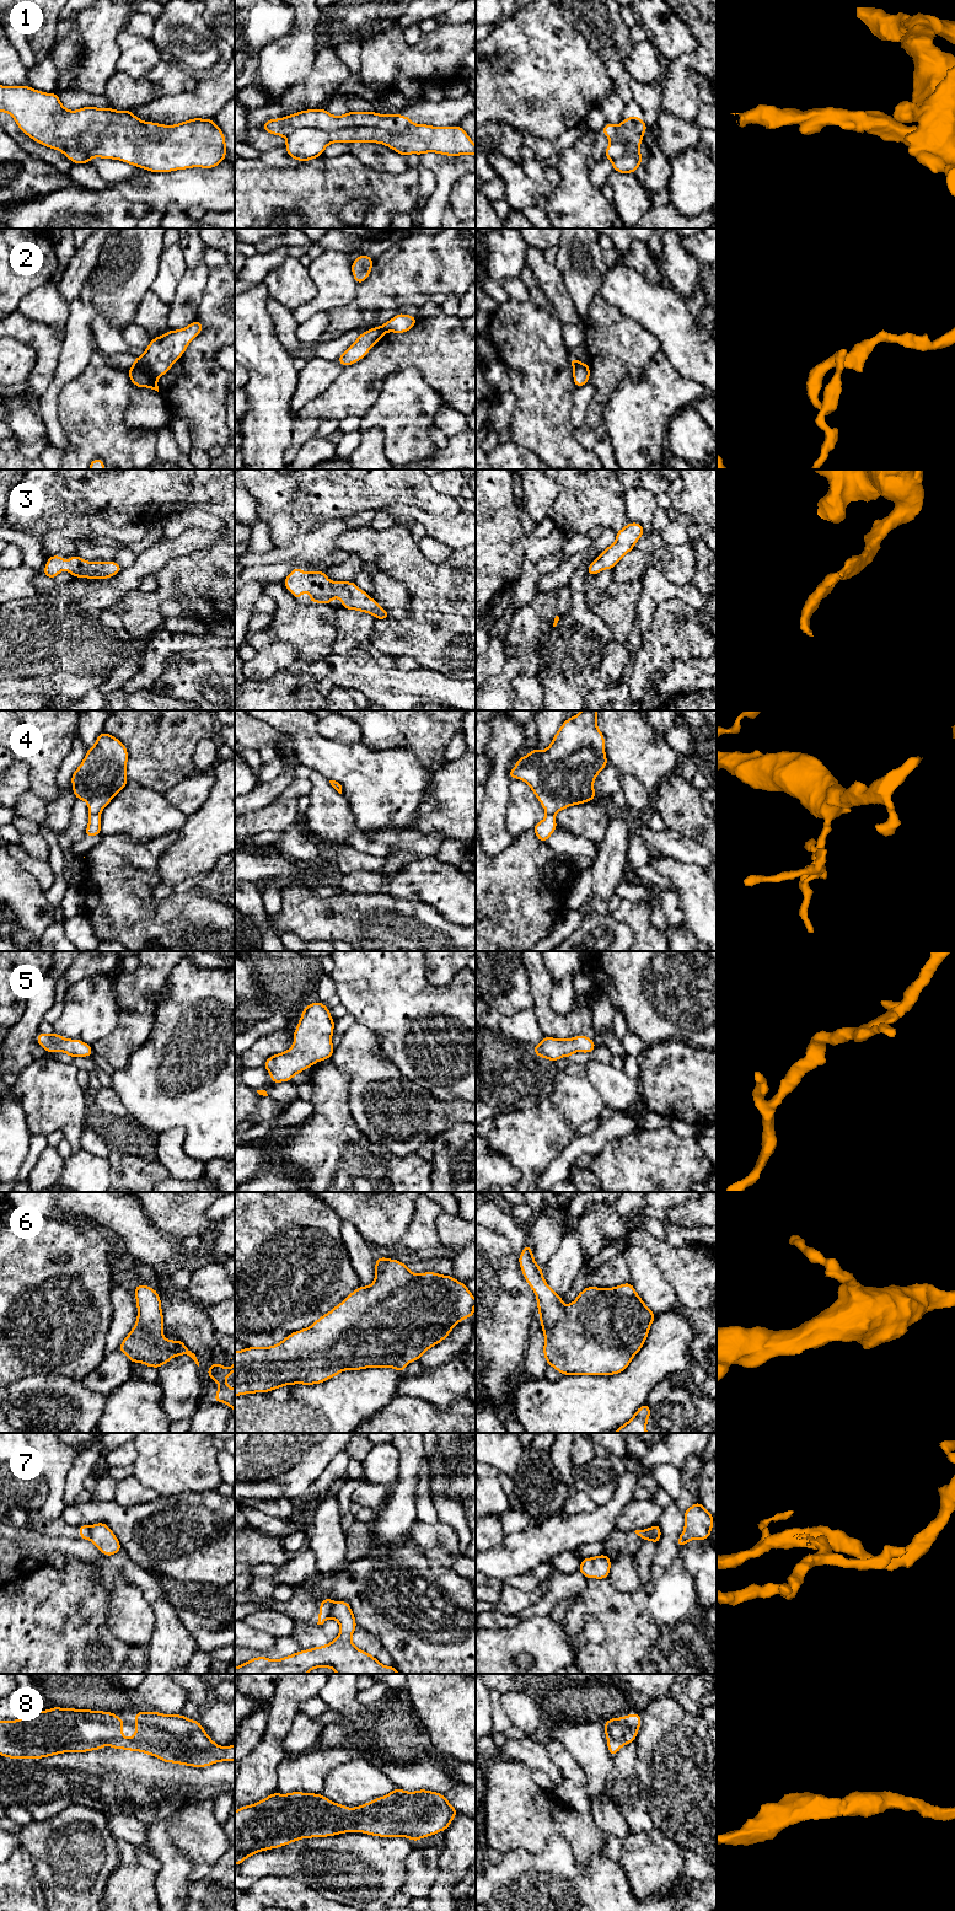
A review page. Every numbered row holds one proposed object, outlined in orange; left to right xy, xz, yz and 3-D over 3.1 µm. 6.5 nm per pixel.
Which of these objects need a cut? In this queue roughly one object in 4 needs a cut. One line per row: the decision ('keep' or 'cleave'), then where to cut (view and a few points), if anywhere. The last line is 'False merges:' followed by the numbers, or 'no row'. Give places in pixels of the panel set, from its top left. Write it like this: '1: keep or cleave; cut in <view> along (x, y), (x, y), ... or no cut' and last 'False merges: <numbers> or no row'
1: cleave; cut in xz along (412, 123), (398, 133), (371, 127), (298, 128), (285, 137)
2: cleave; cut in xy along (133, 365), (144, 372), (149, 386)
3: keep; no cut
4: keep; no cut
5: keep; no cut
6: keep; no cut
7: cleave; cut in xz along (333, 1604), (330, 1616)
8: keep; no cut
False merges: 1, 2, 7

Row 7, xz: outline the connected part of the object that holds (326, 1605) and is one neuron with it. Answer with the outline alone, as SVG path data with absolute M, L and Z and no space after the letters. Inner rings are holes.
M326 1598L321 1601L317 1625L323 1625L331 1617L332 1607L333 1607L332 1598Z

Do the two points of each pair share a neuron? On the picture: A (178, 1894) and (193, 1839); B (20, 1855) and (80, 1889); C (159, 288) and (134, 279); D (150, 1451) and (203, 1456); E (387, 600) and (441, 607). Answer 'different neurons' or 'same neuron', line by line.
A: different neurons
B: different neurons
C: different neurons
D: same neuron
E: different neurons

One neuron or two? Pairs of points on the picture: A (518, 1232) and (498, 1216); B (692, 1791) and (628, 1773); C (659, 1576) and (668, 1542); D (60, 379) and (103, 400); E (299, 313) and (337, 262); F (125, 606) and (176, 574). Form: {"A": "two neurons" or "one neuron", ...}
{"A": "one neuron", "B": "two neurons", "C": "two neurons", "D": "two neurons", "E": "one neuron", "F": "one neuron"}

